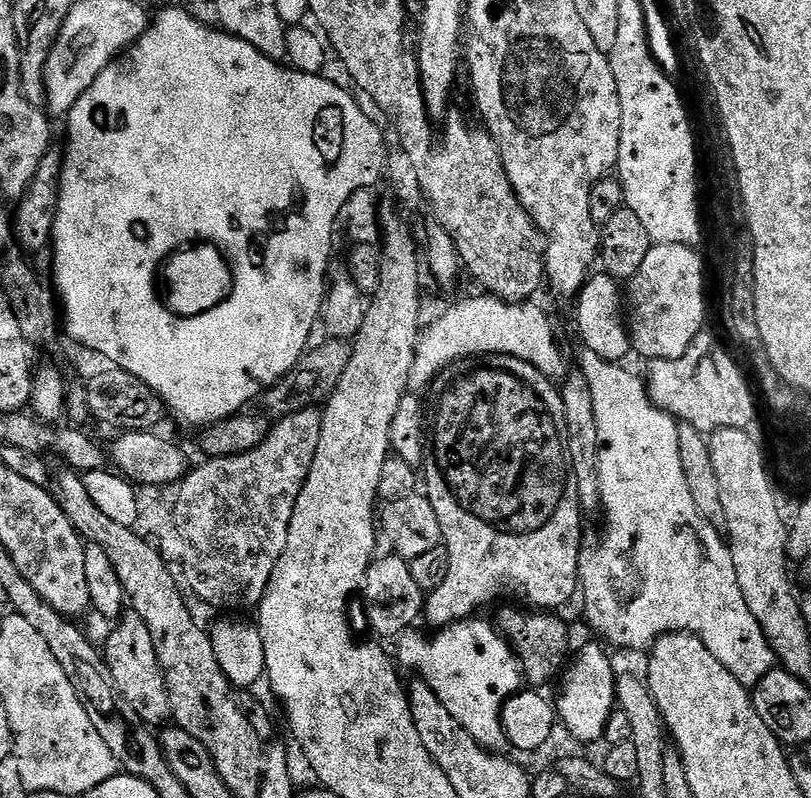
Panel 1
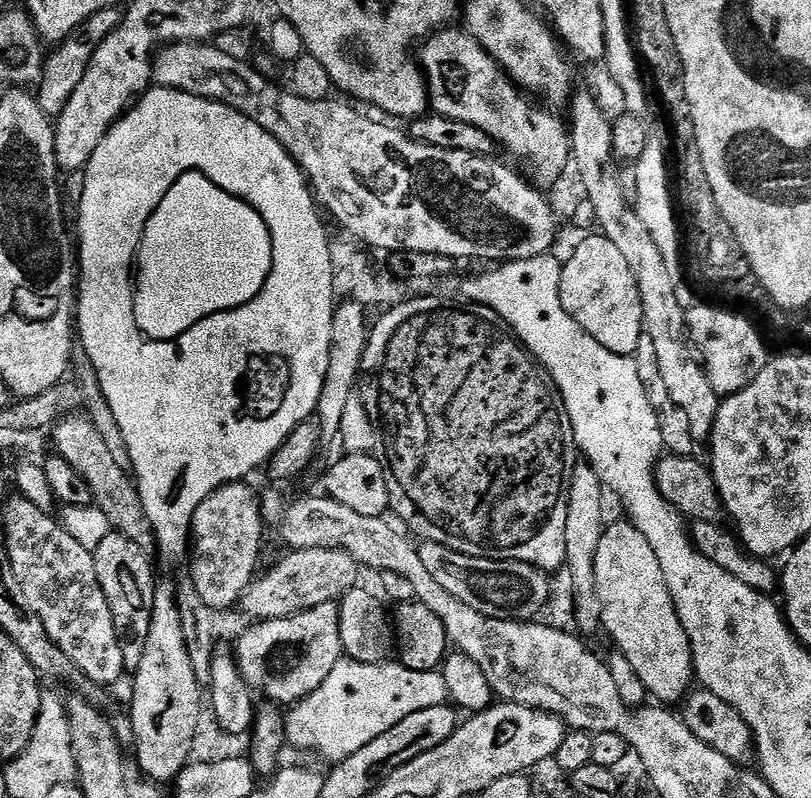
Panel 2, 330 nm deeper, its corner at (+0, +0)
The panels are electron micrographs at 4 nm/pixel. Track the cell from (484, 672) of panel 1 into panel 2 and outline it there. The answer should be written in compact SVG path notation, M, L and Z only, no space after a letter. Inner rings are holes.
M342 658L338 666L330 670L326 682L322 682L318 690L311 692L305 700L300 701L287 713L284 734L291 747L293 744L304 752L317 752L324 760L339 762L350 758L352 754L358 754L358 750L362 750L364 746L370 746L374 738L398 726L402 718L410 718L410 714L418 714L418 710L438 706L448 699L449 694L446 690L446 678L443 671L415 672L399 662L363 664L357 660Z

